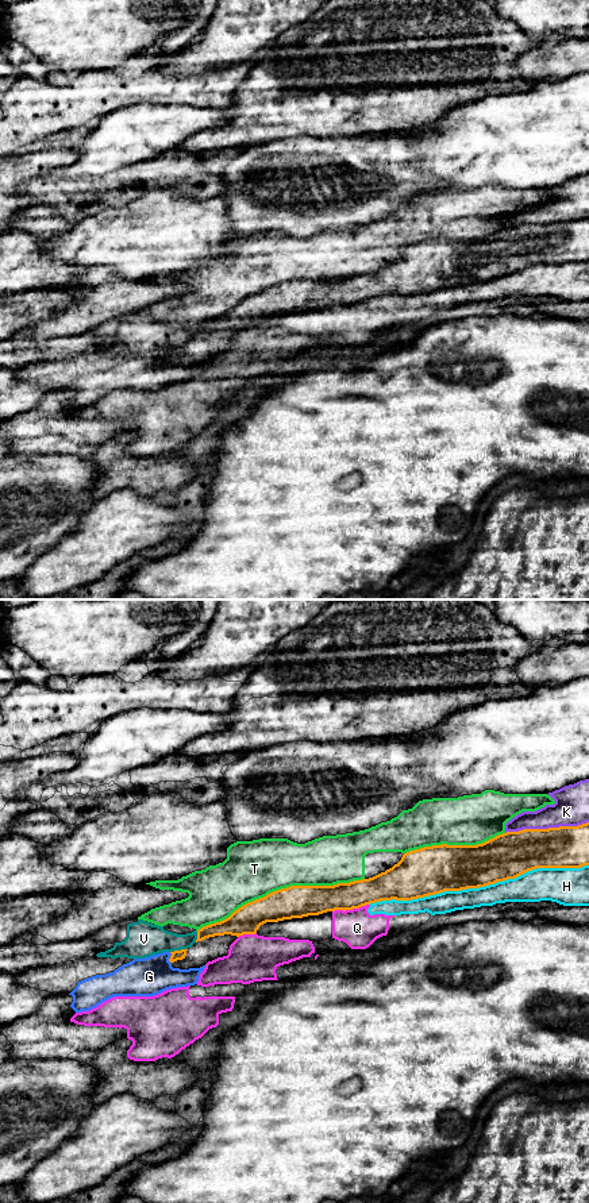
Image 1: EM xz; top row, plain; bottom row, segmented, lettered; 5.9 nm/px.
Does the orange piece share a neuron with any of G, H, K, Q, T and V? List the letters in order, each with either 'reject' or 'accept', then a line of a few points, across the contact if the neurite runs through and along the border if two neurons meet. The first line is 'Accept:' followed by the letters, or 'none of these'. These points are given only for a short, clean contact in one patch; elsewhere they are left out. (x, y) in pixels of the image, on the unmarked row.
Accept: none of these
G: reject
H: reject
K: reject
Q: reject
T: reject
V: reject

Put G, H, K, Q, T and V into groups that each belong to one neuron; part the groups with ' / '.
G / H Q / K / T / V

